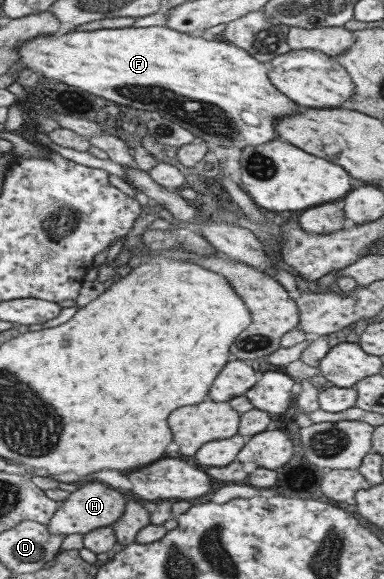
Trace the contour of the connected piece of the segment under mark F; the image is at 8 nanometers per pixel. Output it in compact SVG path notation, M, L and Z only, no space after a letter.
M128 27L124 29L98 29L96 31L70 31L56 37L56 35L42 35L35 39L30 39L25 43L22 43L17 48L17 62L16 64L25 69L34 72L42 80L54 79L64 83L64 85L70 85L70 87L76 87L76 92L84 91L88 94L96 95L96 97L102 97L106 99L106 103L110 105L124 105L130 106L135 109L144 109L144 111L156 111L160 118L168 119L180 127L184 127L194 135L194 137L200 137L203 141L210 141L214 145L225 148L238 148L242 149L246 145L258 145L270 141L274 137L274 129L272 129L272 119L276 119L278 115L282 113L294 113L301 109L298 105L294 104L290 99L286 99L282 93L278 93L266 79L266 65L265 63L255 61L250 55L247 55L242 49L227 44L225 41L206 40L200 38L198 35L185 34L182 32L174 31L168 27Z

